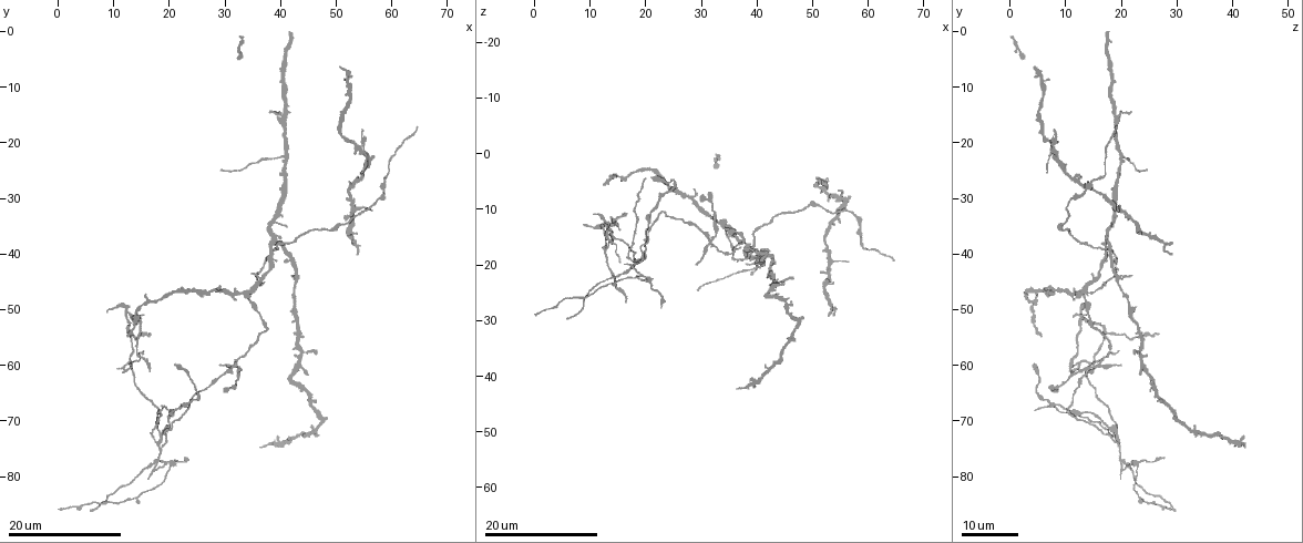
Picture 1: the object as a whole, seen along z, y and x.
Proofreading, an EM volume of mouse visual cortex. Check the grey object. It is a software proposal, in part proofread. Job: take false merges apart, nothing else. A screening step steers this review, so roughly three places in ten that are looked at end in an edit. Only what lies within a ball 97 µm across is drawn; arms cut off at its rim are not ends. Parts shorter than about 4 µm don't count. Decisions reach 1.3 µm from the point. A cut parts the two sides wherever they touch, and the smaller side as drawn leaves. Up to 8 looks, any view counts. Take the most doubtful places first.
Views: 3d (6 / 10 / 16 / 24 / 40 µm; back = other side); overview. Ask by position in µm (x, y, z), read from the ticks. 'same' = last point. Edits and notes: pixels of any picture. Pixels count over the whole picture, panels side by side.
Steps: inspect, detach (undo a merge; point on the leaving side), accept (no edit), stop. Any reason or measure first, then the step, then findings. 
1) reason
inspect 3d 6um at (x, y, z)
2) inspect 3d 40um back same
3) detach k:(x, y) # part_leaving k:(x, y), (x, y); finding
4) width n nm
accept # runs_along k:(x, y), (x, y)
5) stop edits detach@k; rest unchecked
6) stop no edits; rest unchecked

three-way junction
inspect 3d 16um at (18.5, 75.0, 19.5)

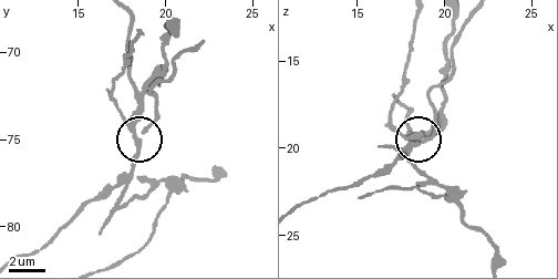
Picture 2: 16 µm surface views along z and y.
zoom in
inspect 3d 6um same

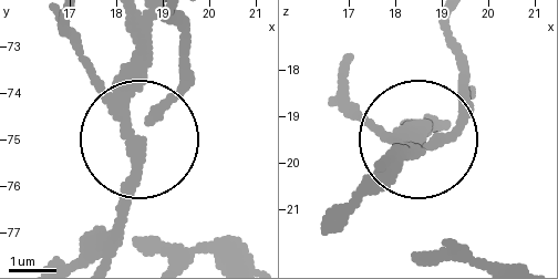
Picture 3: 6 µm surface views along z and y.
arms 3
detach 3:(133, 76) # part_leaving 3:(142, 142), (130, 27); two neurons meet here

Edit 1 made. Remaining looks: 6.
see it whole again
inspect overview

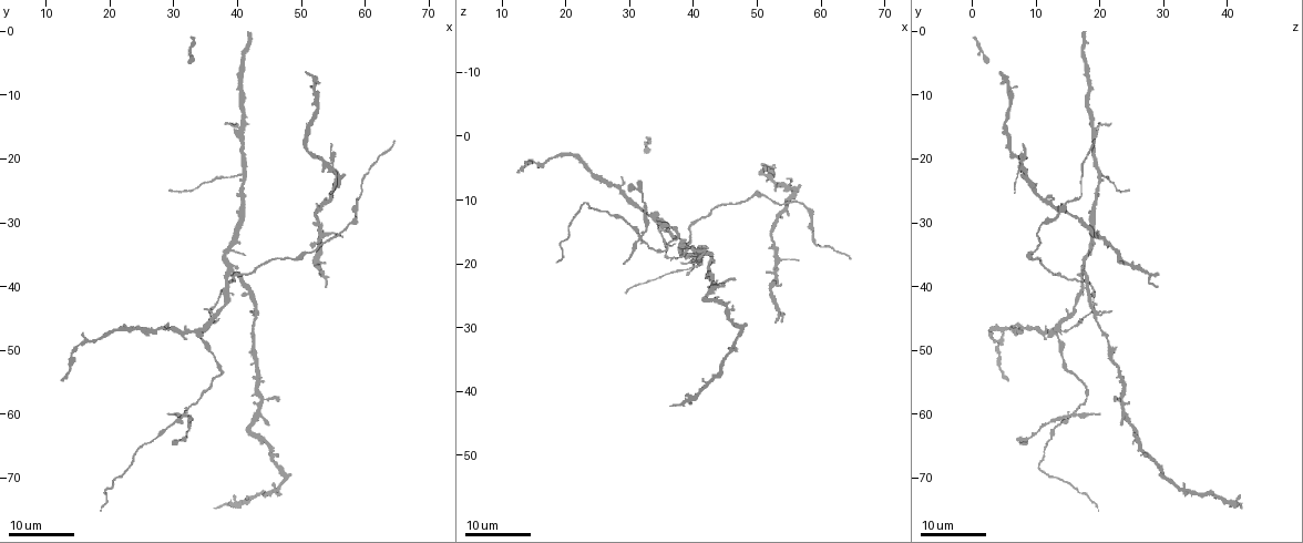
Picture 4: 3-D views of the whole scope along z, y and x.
four arms meet
inspect 3d 24um at (54.5, 20.5, 7.5)

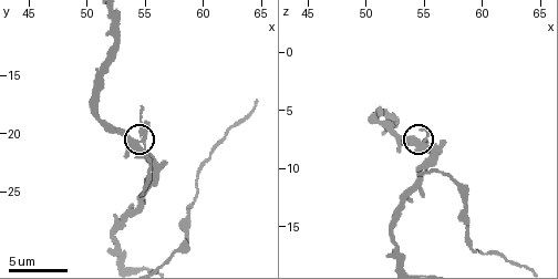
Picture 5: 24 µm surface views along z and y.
inspect 3d 10um same

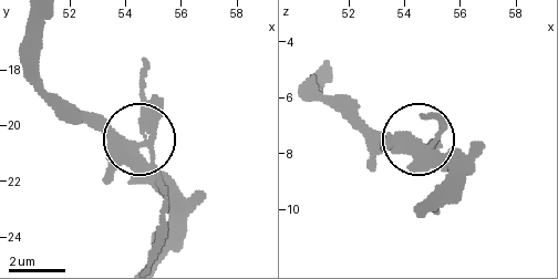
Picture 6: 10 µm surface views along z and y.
inspect 3d 6um at (54.3, 20.7, 7.7)

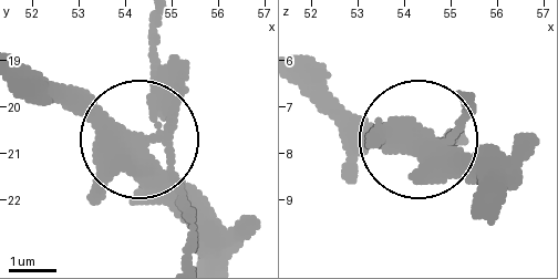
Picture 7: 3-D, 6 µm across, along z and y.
arms 4
accept # one neuron here

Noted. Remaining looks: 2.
inspect 3d 10um at (58.0, 27.6, 13.8)

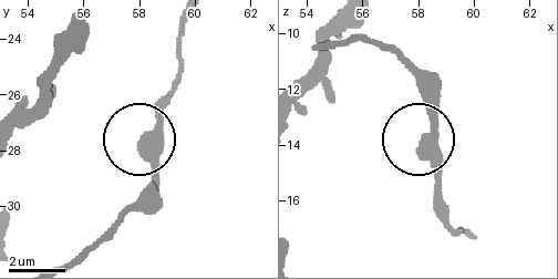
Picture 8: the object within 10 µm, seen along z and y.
side_arm 16 um
accept # runs_along 8:(339, 47), (374, 42), (411, 75), (444, 202); one neuron here

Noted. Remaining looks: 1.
stop edits detach@3; rest unchecked

